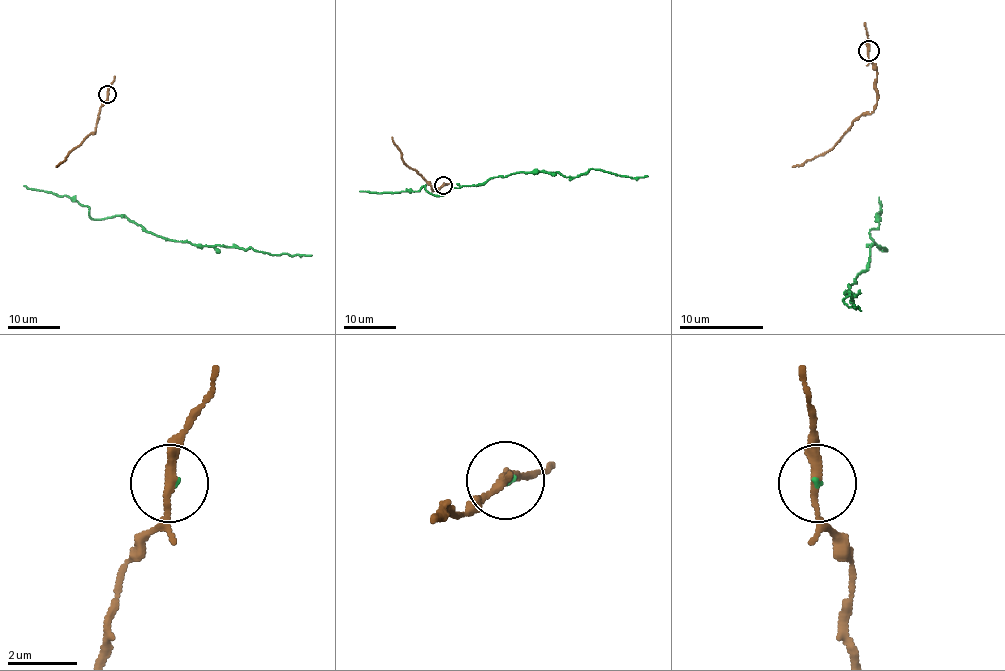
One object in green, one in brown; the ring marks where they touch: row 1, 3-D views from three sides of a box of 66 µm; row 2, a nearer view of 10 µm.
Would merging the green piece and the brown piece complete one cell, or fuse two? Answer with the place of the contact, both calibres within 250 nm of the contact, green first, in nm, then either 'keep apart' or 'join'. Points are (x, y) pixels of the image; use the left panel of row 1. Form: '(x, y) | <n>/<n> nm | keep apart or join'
(107, 94) | 50/260 nm | join

